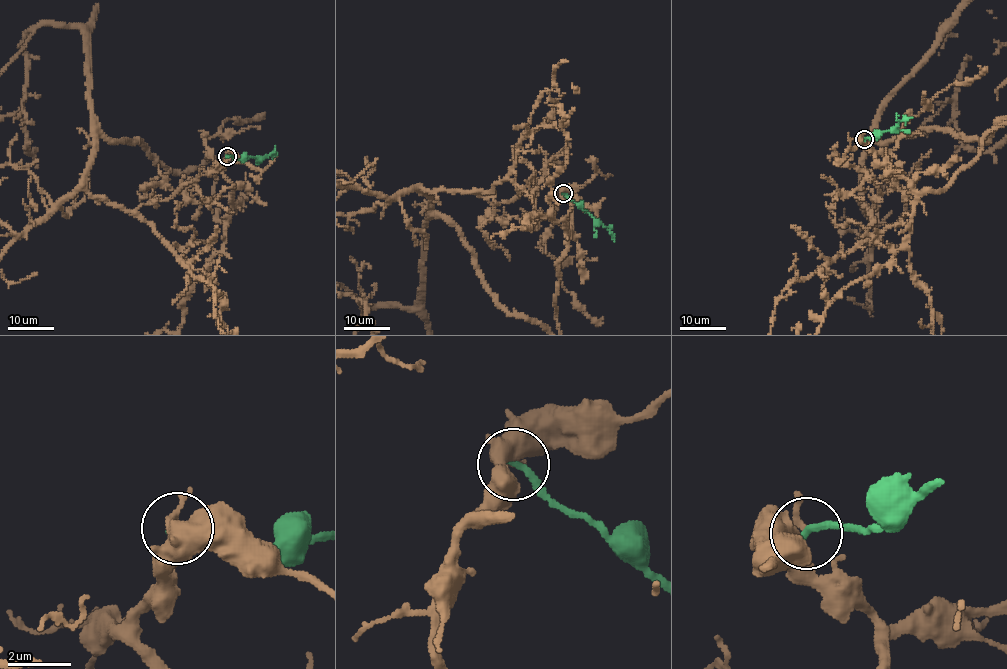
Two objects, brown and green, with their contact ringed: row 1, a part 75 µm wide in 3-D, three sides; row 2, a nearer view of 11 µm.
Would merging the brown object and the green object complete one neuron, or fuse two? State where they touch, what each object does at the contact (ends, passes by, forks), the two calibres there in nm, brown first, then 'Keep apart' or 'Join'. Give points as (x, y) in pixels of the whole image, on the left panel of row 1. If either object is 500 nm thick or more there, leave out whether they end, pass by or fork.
Place: (227, 156). At the ring brown passes by. At the ring green ends. Thickness 200 nm (brown) against 240 nm. Keep apart

